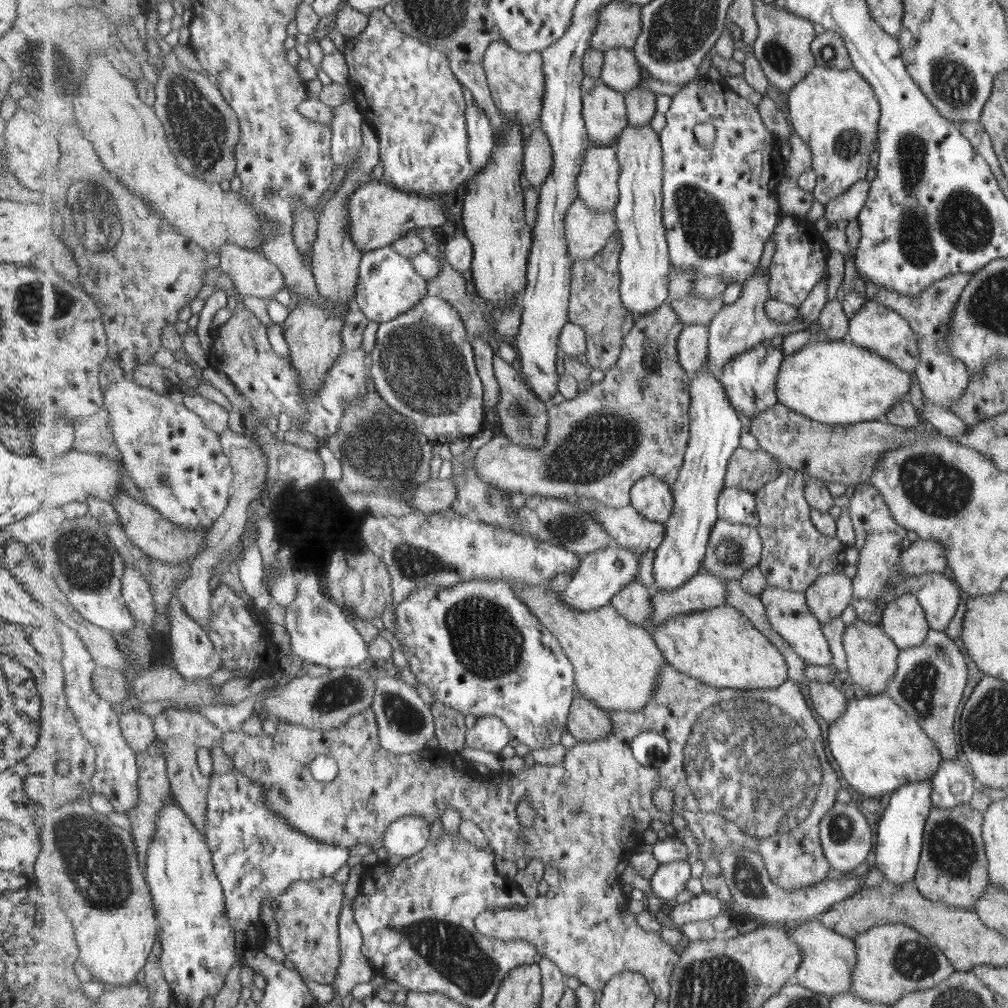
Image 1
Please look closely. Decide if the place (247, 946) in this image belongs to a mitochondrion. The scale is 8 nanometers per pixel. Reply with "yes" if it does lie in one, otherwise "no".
no

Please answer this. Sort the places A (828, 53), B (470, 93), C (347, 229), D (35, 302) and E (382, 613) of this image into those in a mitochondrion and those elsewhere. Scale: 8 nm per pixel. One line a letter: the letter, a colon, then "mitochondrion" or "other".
A: mitochondrion
B: other
C: other
D: mitochondrion
E: other

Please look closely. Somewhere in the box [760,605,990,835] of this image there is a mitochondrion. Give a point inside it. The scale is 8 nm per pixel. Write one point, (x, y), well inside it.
(918, 688)

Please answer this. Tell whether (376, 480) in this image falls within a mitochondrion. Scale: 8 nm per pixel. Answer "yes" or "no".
yes

